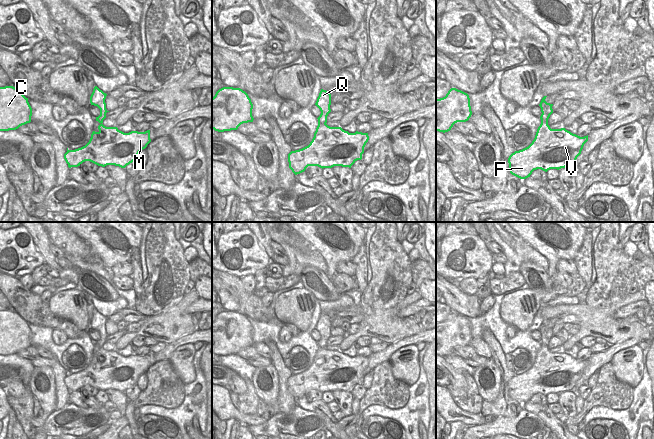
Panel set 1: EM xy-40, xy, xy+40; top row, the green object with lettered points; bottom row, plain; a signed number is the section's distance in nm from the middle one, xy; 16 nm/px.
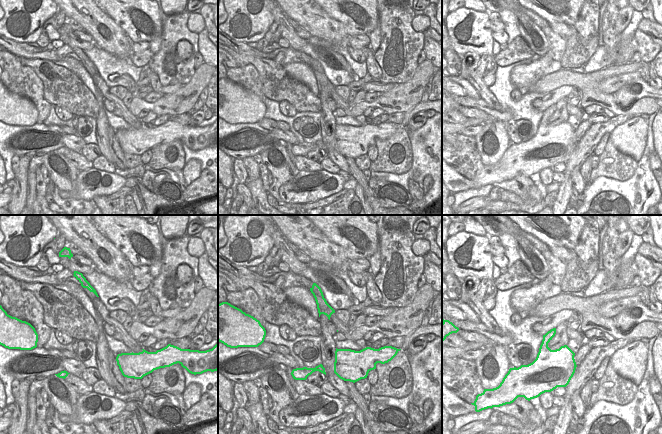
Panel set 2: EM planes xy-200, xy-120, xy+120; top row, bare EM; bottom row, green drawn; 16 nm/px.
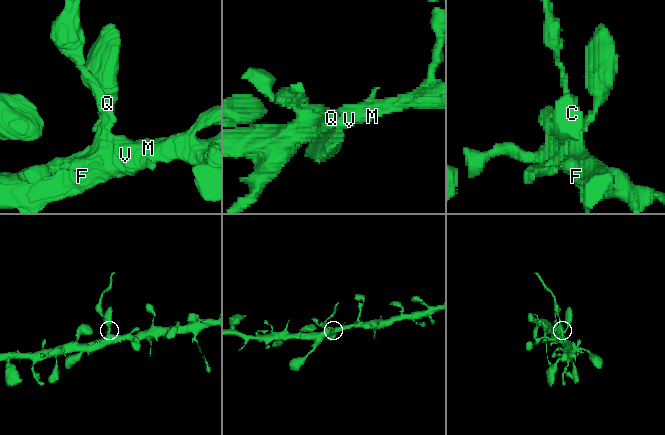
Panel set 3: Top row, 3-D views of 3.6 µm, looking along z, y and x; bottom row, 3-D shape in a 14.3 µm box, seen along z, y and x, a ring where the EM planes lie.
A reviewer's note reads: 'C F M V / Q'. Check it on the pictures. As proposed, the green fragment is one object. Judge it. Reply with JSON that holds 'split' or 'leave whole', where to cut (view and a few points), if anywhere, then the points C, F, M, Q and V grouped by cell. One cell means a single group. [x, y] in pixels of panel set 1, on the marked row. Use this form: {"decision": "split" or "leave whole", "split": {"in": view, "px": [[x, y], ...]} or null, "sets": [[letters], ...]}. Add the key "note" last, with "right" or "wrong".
{"decision": "split", "split": {"in": "xy", "px": [[318, 121], [325, 124]]}, "sets": [["C", "F", "M", "V"], ["Q"]], "note": "right"}

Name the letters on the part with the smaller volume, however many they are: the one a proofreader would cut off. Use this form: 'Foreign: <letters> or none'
Foreign: Q

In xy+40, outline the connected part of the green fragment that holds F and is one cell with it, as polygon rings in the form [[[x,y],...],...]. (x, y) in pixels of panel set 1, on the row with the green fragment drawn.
[[[541,119],[532,143],[509,156],[509,171],[520,179],[526,179],[537,169],[547,172],[572,167],[587,141],[588,135],[580,137],[565,128],[551,129]]]

